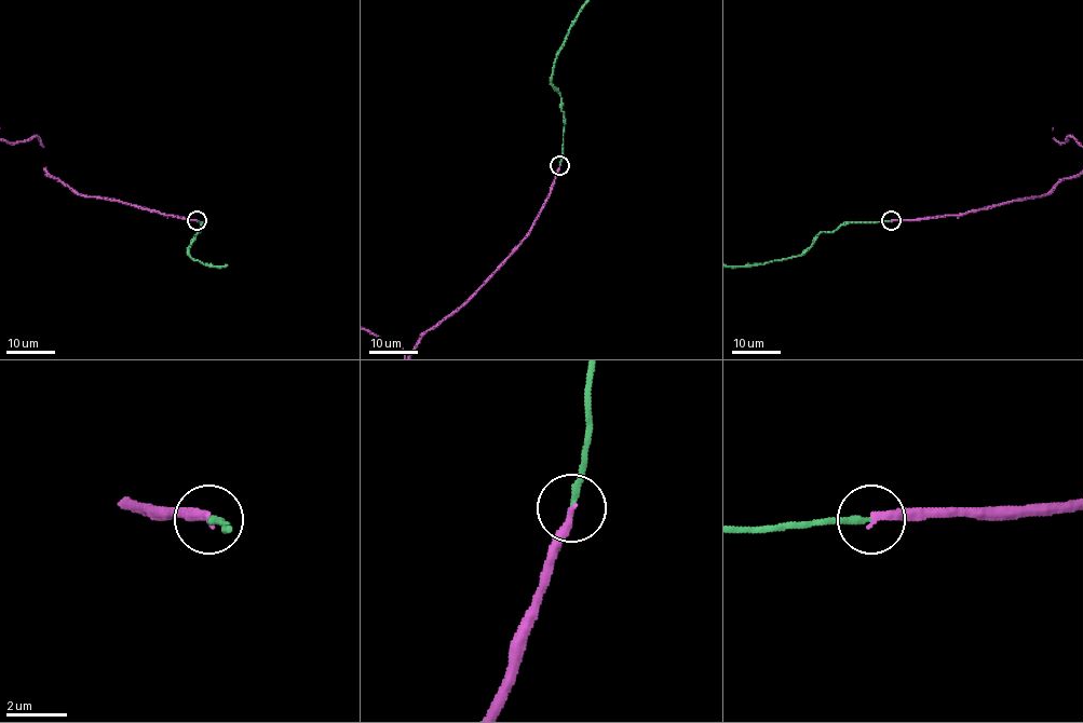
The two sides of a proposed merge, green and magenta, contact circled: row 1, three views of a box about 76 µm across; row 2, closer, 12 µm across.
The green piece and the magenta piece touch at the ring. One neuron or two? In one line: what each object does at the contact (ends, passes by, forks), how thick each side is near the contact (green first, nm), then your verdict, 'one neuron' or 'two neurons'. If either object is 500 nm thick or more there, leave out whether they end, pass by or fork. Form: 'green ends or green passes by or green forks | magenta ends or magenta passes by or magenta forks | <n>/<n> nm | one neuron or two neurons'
green ends | magenta ends | 200/280 nm | two neurons

